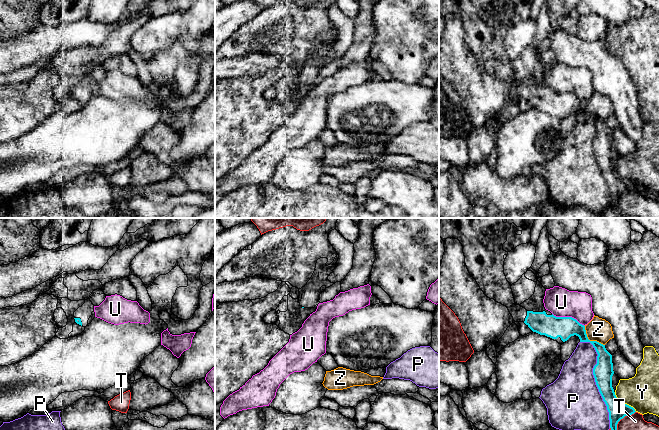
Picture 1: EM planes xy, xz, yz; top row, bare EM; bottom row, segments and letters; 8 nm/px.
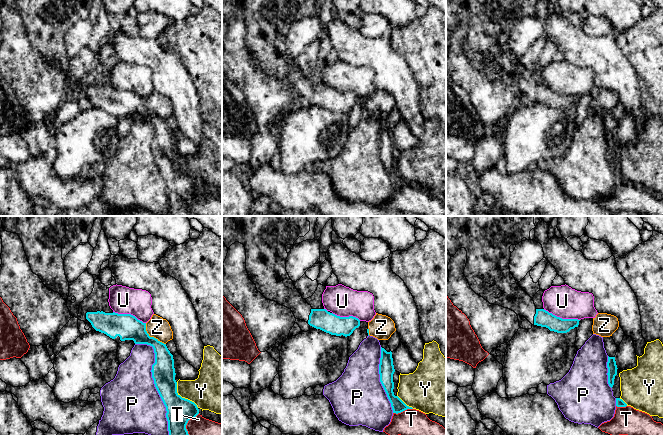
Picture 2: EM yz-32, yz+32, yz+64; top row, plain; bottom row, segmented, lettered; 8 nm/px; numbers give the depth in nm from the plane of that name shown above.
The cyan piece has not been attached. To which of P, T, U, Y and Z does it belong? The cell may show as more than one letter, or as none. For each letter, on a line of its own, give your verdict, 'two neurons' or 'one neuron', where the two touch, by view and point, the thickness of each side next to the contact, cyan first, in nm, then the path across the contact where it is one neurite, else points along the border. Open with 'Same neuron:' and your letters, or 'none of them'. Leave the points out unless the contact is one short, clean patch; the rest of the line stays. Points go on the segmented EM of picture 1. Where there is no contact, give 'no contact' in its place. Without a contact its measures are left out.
Same neuron: none of them
P: two neurons; meets cyan in yz at (595, 380); 160 nm thick on the cyan side, 440 nm on the other
T: two neurons; meets cyan in yz at (623, 417); 150 nm thick on the cyan side, 130 nm on the other
U: two neurons; meets cyan in yz at (568, 317); 180 nm thick on the cyan side, 220 nm on the other
Y: two neurons; meets cyan in yz at (623, 403); 150 nm thick on the cyan side, 280 nm on the other
Z: two neurons; meets cyan in yz at (589, 340); 180 nm thick on the cyan side, 190 nm on the other

